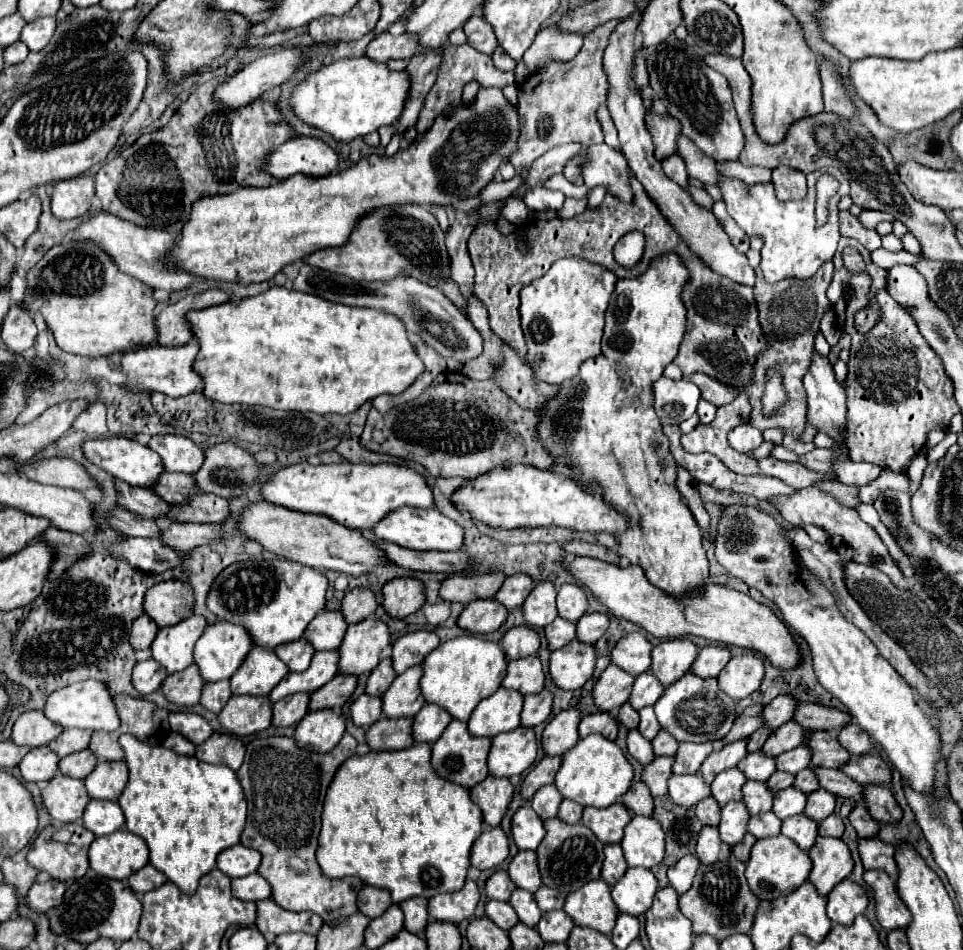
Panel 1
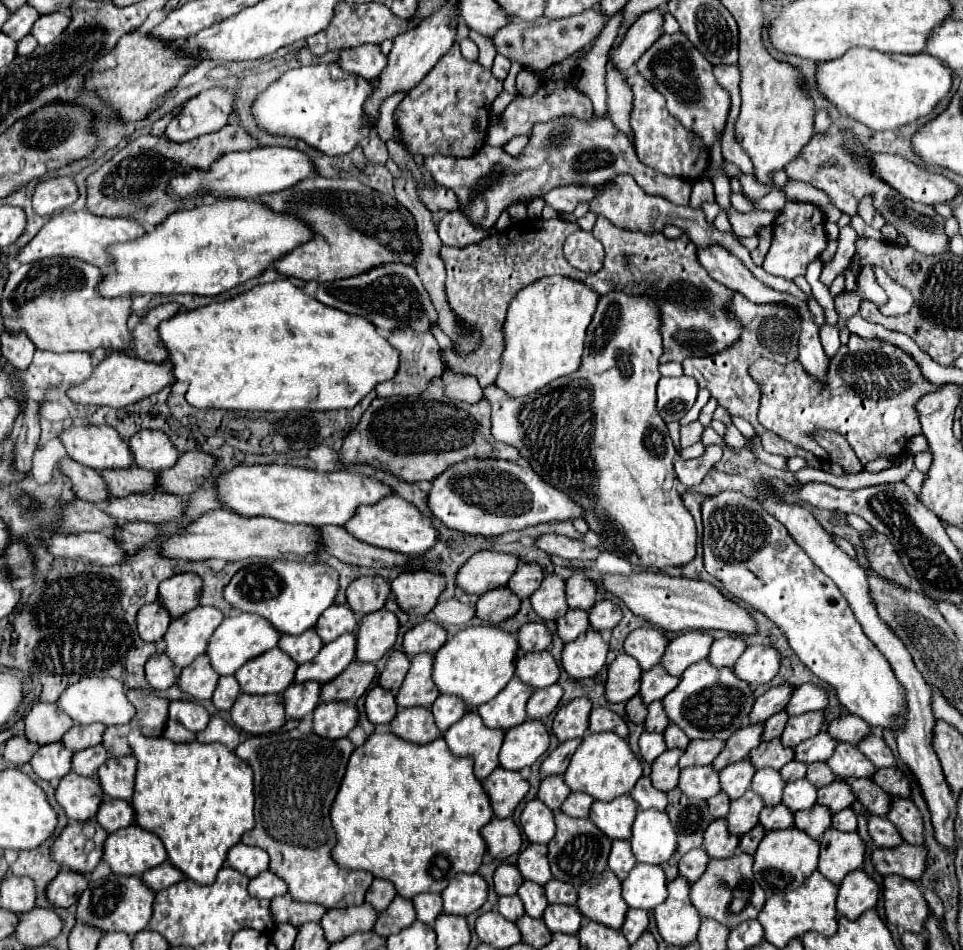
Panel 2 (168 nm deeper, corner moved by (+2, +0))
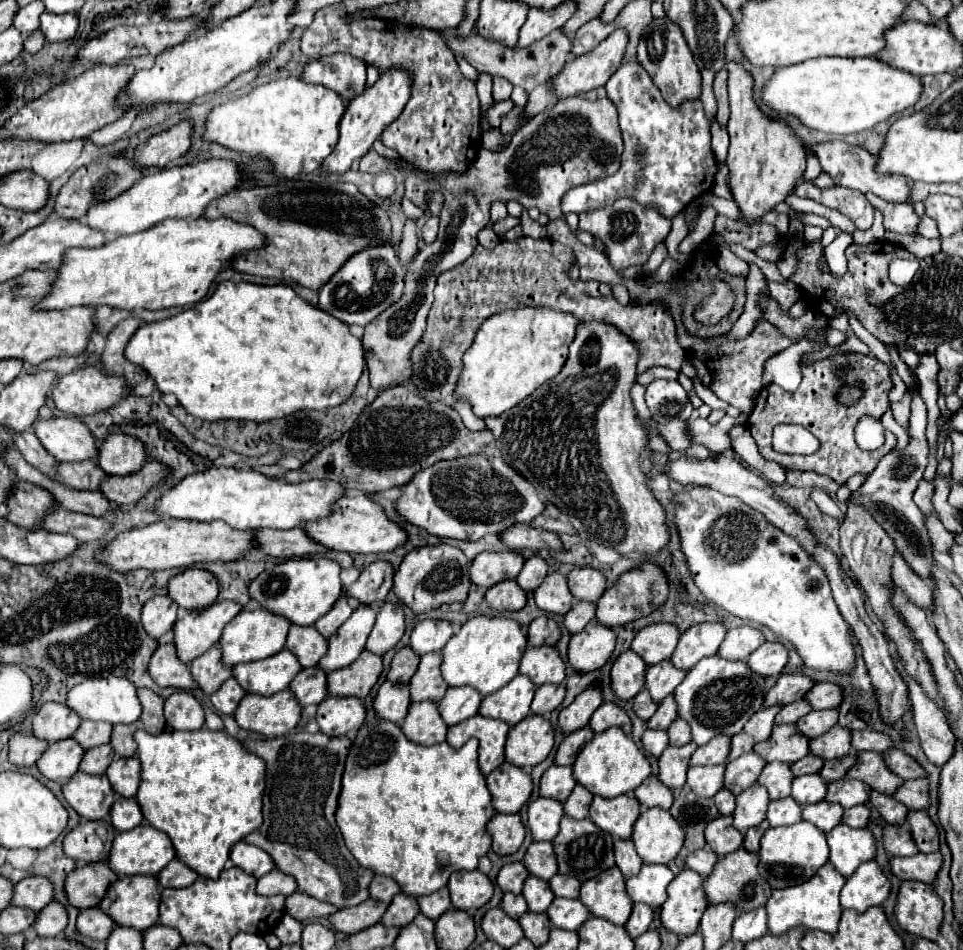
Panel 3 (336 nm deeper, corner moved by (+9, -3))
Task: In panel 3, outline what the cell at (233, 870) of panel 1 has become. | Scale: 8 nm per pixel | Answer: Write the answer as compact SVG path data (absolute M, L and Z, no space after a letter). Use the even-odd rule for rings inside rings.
M238 841L234 845L234 849L230 851L230 861L238 869L242 869L244 873L248 873L256 879L274 869L274 861L270 859L270 855L266 851L258 849L256 845L248 845L244 841Z

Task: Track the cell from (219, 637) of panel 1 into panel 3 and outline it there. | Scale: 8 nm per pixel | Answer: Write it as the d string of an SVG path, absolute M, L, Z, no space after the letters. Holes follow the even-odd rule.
M242 609L230 625L224 627L220 637L220 649L222 649L222 663L226 667L234 667L238 663L250 663L260 661L266 657L272 657L274 653L282 651L286 643L290 621L282 621L282 617L274 617L272 613L266 613L264 609Z

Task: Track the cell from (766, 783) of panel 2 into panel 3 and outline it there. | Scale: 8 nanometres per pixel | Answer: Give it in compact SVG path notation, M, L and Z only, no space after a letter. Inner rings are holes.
M768 763L760 777L758 777L758 783L762 787L766 787L768 795L770 795L770 801L776 801L776 799L784 799L790 795L790 783L792 783L792 773L790 773L790 765L786 763Z

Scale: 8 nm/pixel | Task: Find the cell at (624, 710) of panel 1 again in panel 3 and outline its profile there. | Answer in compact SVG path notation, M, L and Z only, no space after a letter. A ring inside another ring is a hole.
M642 689L642 691L632 699L632 709L634 709L634 713L636 713L642 721L648 721L648 719L654 715L654 711L658 709L658 705L656 705L654 701L650 701L650 695L646 693L646 689Z

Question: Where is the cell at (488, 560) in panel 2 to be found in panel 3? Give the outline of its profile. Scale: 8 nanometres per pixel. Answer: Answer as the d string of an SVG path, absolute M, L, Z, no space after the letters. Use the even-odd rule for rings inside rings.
M484 551L470 565L470 581L488 589L500 581L516 579L522 565L524 557L518 551Z

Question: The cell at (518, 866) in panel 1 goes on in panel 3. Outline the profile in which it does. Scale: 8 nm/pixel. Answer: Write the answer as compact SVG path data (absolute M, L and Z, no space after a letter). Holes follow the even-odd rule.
M534 841L528 847L522 863L524 863L524 867L528 869L530 875L534 875L534 877L538 877L542 881L550 881L550 877L558 873L550 841L540 841L540 843Z

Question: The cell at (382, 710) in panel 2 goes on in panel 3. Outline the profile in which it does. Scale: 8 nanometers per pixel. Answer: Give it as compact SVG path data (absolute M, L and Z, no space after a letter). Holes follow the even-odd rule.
M384 681L374 697L374 711L380 719L400 723L410 705L410 693L408 685L394 685L390 681Z

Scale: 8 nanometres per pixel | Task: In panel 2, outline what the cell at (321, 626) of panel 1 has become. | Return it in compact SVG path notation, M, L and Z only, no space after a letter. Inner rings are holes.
M347 604L329 606L329 610L325 610L315 624L315 632L323 638L325 644L355 628L357 628L357 616Z

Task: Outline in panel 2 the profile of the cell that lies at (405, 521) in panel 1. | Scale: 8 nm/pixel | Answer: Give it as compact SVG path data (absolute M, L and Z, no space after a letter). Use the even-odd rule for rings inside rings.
M389 494L389 498L383 498L381 502L375 502L373 506L359 506L357 514L353 518L349 518L349 522L345 522L343 528L353 538L357 538L369 546L393 550L393 552L399 552L405 556L427 552L429 548L433 548L433 544L437 540L437 530L433 528L431 520L427 516L423 516L413 504L399 498L397 494Z

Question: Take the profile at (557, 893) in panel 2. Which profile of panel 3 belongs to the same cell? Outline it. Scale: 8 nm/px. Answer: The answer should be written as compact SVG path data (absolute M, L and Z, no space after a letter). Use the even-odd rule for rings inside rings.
M554 875L550 881L550 889L554 897L568 897L568 899L578 899L580 893L580 881L576 877L562 877Z

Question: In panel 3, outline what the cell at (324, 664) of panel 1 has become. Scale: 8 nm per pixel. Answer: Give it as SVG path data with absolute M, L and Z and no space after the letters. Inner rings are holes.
M360 605L350 615L350 619L328 639L328 651L318 661L318 669L322 669L324 673L332 673L356 661L358 655L364 651L364 643L370 635L370 629L374 627L374 619L376 611Z

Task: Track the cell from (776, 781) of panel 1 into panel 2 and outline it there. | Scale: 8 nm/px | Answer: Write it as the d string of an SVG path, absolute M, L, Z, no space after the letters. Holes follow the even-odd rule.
M793 760L793 762L789 762L789 764L785 764L781 768L781 776L783 776L785 782L795 782L795 780L803 778L805 772L807 772L807 764L805 762L797 762L797 760Z

